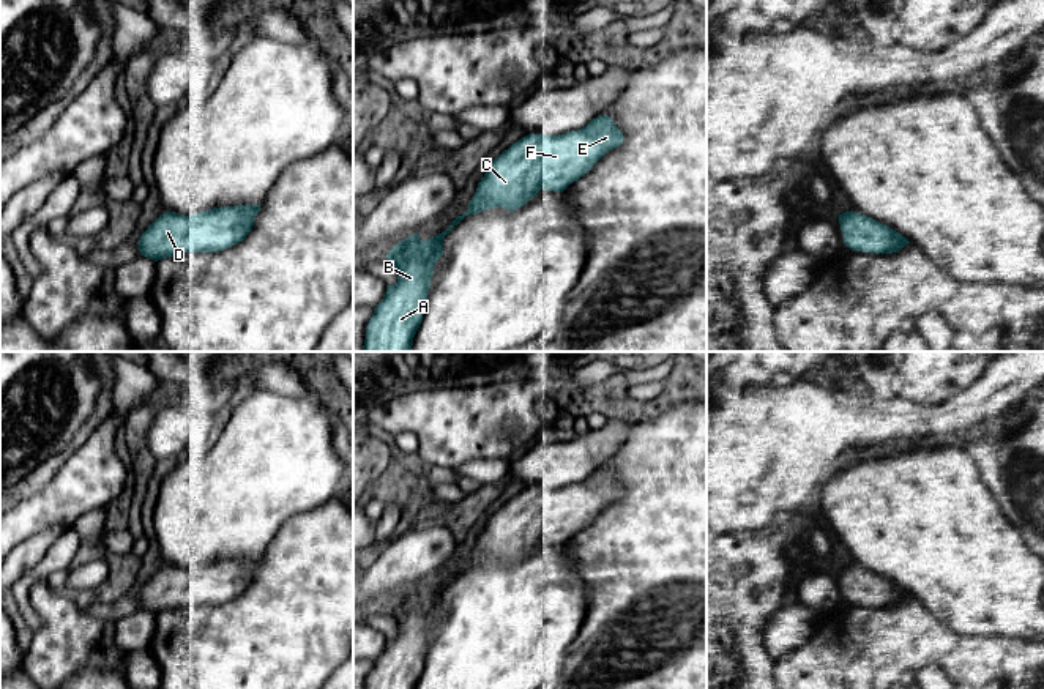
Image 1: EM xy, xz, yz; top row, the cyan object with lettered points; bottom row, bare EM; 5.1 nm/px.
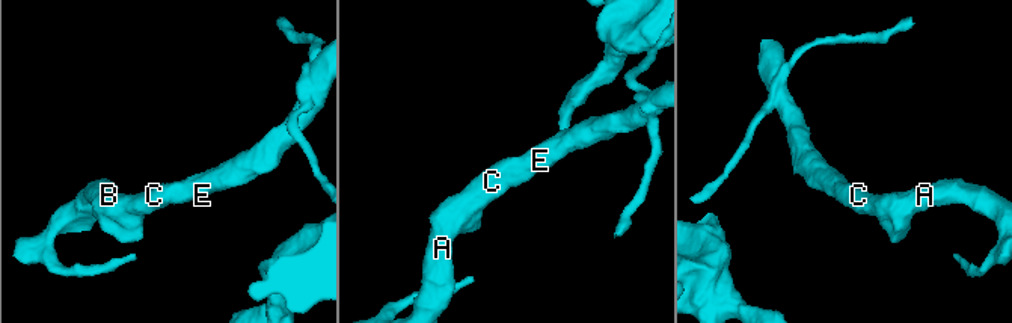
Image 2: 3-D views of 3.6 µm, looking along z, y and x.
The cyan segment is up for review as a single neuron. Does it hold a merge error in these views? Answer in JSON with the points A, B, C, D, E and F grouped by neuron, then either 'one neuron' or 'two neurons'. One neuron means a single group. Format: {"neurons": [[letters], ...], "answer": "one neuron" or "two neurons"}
{"neurons": [["A", "B", "C", "D", "E", "F"]], "answer": "one neuron"}

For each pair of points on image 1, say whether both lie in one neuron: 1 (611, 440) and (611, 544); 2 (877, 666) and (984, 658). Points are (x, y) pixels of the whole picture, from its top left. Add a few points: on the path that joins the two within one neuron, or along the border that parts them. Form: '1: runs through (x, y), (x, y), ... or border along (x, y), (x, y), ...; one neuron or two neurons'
1: border along (630, 423), (630, 431), (623, 442), (600, 467); two neurons
2: runs through (904, 655), (958, 655); one neuron

